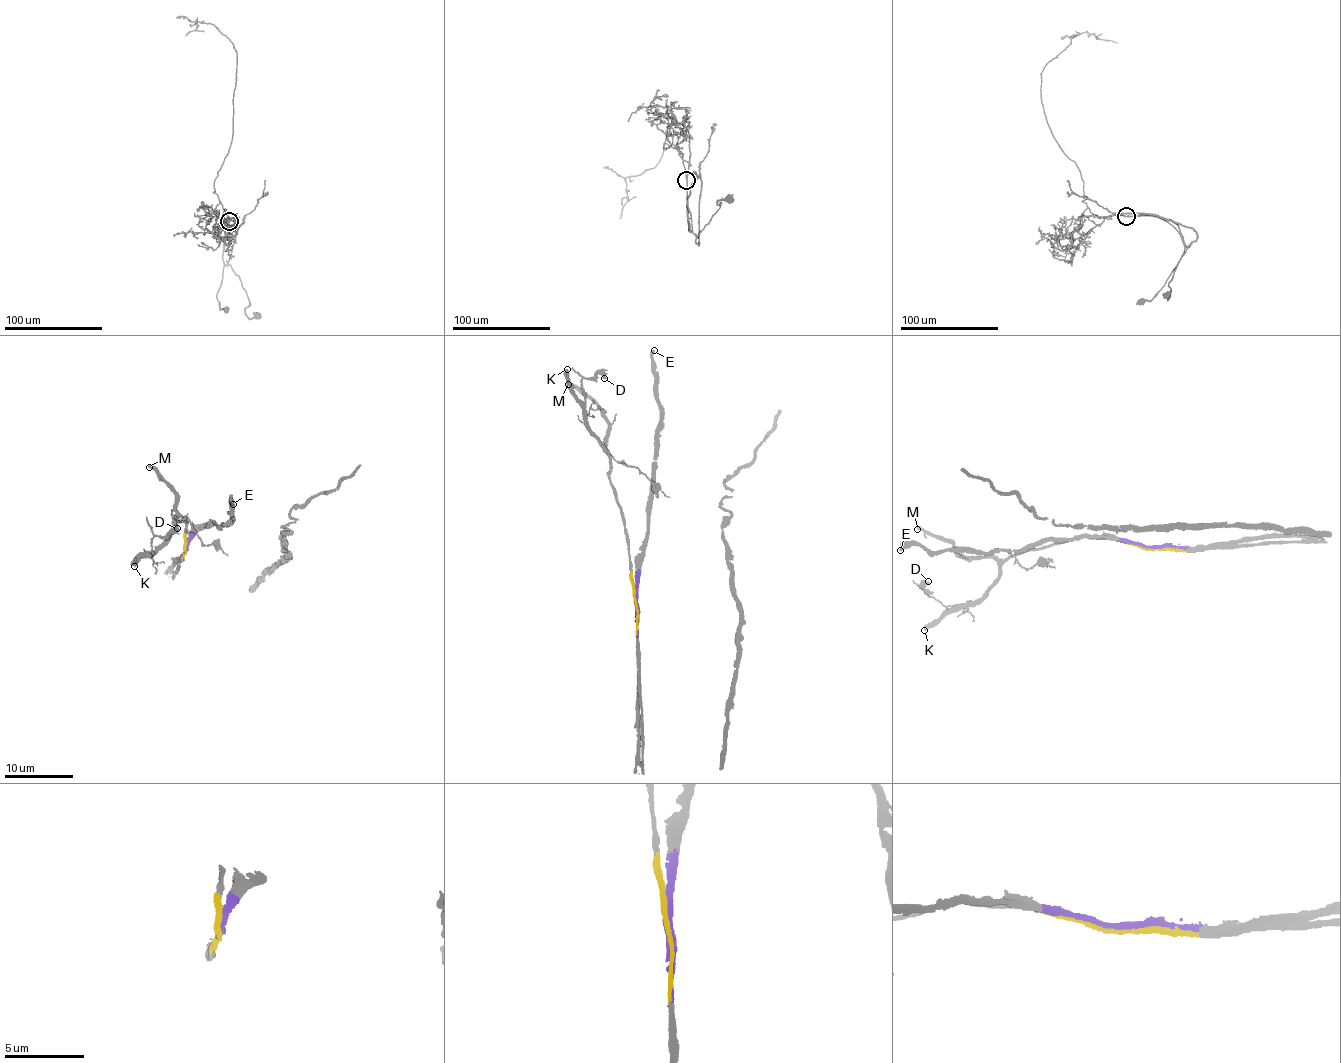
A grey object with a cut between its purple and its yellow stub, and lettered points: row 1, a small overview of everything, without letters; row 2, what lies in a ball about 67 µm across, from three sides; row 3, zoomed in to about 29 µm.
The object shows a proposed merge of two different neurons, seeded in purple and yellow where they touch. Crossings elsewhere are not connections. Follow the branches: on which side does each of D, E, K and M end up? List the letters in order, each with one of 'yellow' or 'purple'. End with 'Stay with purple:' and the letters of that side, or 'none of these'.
D: yellow
E: purple
K: yellow
M: yellow
Stay with purple: E

